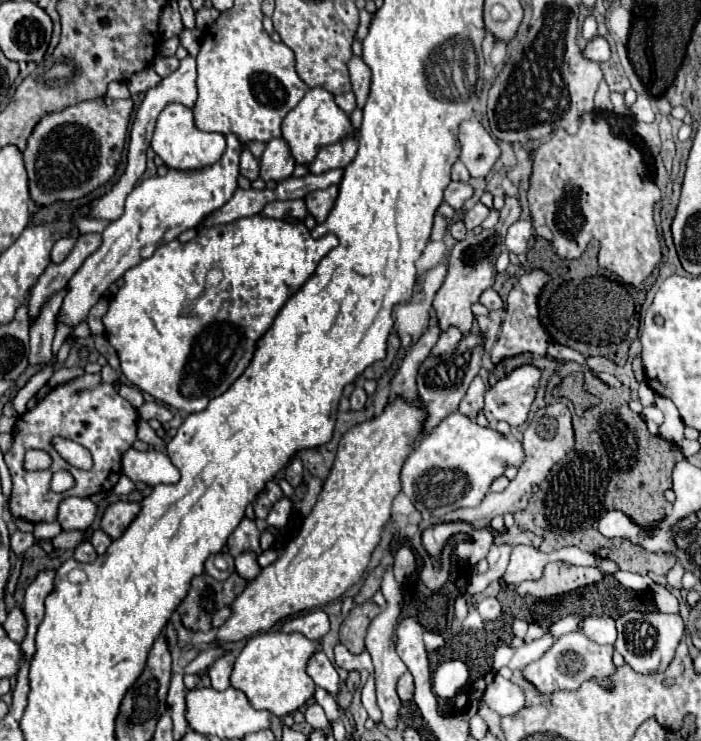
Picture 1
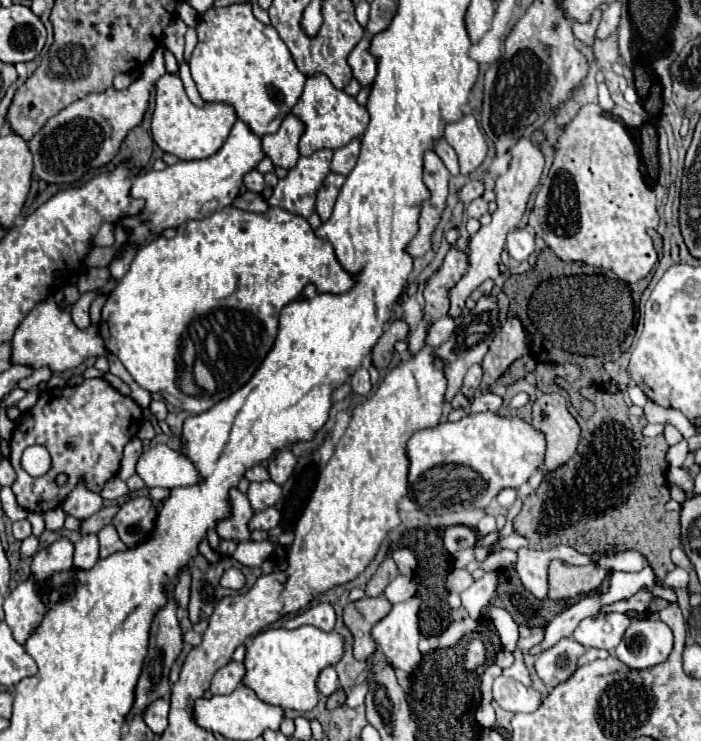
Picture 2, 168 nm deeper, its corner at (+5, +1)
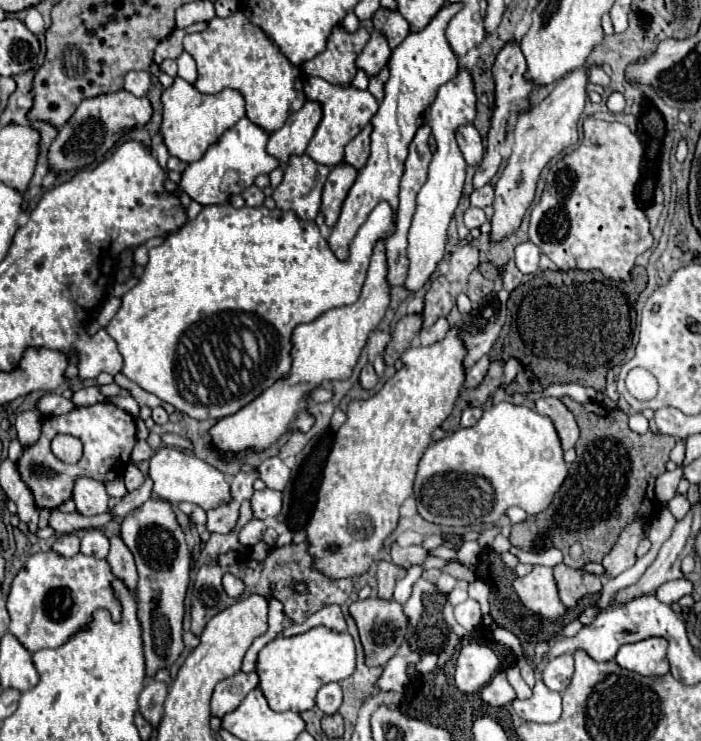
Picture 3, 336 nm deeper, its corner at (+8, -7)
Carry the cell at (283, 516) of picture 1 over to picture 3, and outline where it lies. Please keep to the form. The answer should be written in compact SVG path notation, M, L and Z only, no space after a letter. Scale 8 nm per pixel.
M253 517L247 525L243 525L243 527L239 529L239 543L241 543L243 547L251 547L251 545L255 545L255 543L261 539L263 531L265 531L265 523Z

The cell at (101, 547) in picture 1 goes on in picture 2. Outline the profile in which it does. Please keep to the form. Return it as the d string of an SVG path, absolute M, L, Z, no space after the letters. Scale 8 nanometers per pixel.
M114 525L104 527L102 531L98 531L98 539L100 539L100 557L102 559L110 557L116 551L126 551L126 545L118 537L118 531L114 529Z

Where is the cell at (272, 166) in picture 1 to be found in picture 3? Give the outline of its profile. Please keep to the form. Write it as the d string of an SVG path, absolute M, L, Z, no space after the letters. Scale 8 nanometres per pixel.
M307 101L299 111L291 113L281 129L269 135L267 153L281 161L281 165L291 159L291 155L303 155L309 139L313 137L321 119L321 105Z

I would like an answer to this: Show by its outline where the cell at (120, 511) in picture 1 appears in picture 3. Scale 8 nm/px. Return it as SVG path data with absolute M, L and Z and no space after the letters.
M149 499L143 507L131 511L121 523L121 539L135 557L139 571L137 585L137 603L139 619L143 627L145 643L145 663L147 677L155 677L159 669L169 669L181 651L185 649L181 639L183 623L183 601L189 585L189 551L185 545L185 533L179 527L171 507L163 499Z

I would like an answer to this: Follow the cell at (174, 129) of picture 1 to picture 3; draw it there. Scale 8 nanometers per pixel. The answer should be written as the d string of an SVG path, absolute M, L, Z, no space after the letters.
M175 77L173 85L163 91L161 103L163 103L161 121L163 143L169 155L181 159L183 163L193 163L195 159L201 159L207 147L217 143L227 129L231 129L239 119L245 117L245 103L239 91L223 89L221 93L215 95L203 95L181 77Z

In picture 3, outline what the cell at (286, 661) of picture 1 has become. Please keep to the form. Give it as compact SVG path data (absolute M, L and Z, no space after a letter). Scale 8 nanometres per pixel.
M325 627L295 637L275 637L257 657L259 689L273 711L303 713L315 707L317 691L331 681L343 681L355 671L355 645L349 633L335 633Z

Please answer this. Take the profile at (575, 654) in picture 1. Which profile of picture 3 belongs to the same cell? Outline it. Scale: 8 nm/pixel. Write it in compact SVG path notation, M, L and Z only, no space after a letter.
M559 655L551 659L541 673L543 683L551 691L561 691L571 681L571 675L573 675L573 655Z

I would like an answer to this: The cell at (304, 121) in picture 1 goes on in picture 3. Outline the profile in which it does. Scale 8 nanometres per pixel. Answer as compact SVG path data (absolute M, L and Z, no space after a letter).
M307 77L303 83L303 89L307 93L307 99L321 103L321 109L323 109L321 123L319 123L313 139L307 145L307 155L311 159L315 159L317 163L335 167L343 159L345 145L371 121L371 117L375 115L379 105L369 91L359 91L353 87L337 87L319 77Z

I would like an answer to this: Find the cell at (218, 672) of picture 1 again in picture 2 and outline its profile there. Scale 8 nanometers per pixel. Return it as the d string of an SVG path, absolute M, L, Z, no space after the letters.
M230 661L226 667L218 669L210 685L212 695L230 695L242 683L244 673L246 673L244 663L236 663L236 661Z

